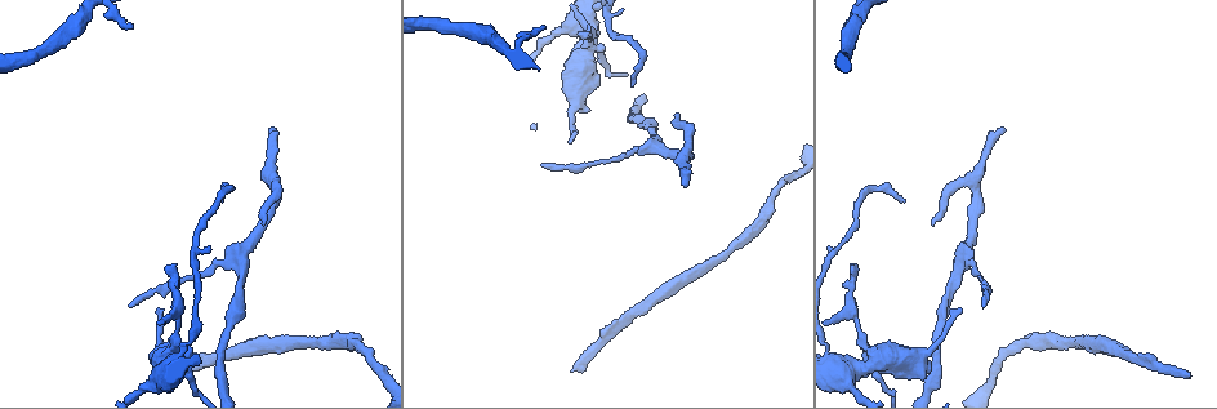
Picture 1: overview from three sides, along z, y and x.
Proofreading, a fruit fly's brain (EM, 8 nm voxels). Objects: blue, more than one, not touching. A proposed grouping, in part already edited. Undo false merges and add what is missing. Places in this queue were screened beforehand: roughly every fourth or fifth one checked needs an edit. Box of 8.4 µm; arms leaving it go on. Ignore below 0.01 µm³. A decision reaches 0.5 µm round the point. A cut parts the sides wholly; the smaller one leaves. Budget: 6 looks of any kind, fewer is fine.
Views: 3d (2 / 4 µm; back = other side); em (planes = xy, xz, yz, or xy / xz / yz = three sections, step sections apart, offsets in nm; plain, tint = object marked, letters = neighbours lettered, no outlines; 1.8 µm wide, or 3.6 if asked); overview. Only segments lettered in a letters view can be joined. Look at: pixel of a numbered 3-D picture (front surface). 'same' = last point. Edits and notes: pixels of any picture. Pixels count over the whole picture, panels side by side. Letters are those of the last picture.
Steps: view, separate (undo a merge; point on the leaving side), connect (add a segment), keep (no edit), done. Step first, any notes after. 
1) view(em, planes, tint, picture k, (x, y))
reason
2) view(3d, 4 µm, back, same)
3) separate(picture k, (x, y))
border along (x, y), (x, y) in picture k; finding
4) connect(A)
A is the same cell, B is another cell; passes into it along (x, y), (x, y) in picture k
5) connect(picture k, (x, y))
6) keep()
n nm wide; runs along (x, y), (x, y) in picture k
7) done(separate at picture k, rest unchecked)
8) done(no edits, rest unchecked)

view(3d, 4 µm, picture 1, (264, 224))
branch stops here

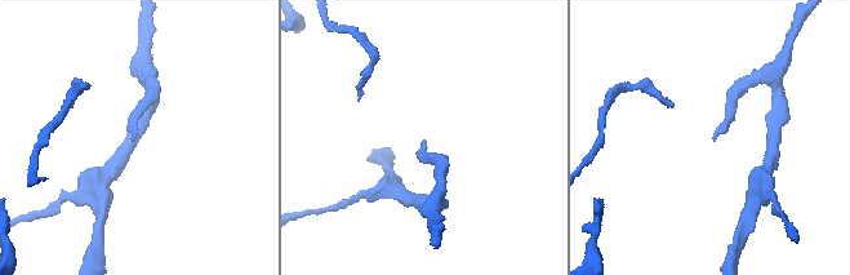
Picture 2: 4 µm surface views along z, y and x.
view(em, planes, letters, picture 2, (134, 140))
shape alone is not enough

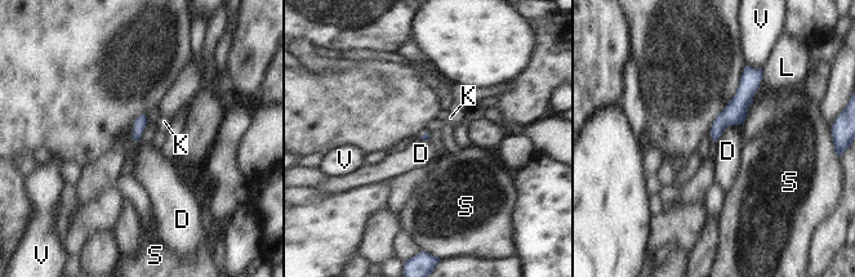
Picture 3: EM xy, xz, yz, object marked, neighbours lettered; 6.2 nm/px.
keep()
D, K, L, S and V are other cells; border along (743, 123), (729, 125), (715, 142) in picture 3; none of them fits

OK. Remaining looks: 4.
view(em, xz, step 8, letters, picture 1, (1004, 129))
thin end

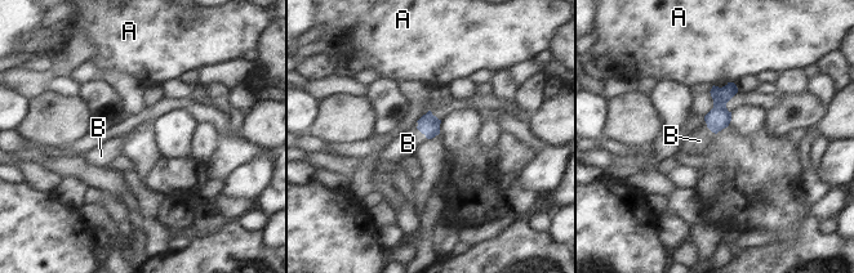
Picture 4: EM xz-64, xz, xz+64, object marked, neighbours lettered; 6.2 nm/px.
view(em, planes, letters, same)

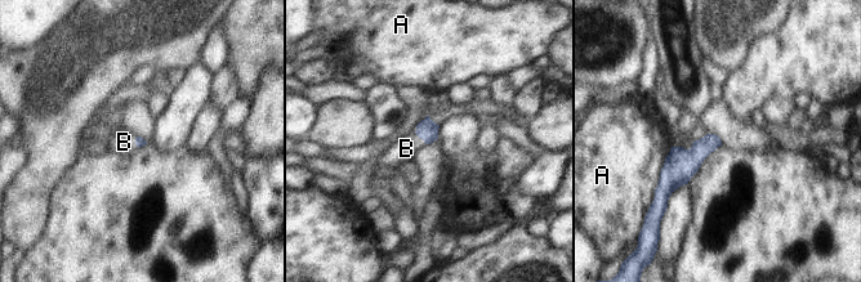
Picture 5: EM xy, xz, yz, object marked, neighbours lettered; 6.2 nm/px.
connect(B)
B is the same cell, A is another cell; passes into it along (427, 129), (418, 135), (406, 148) in picture 5; the neuron continues

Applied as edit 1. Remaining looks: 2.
view(overview)
see it whole again

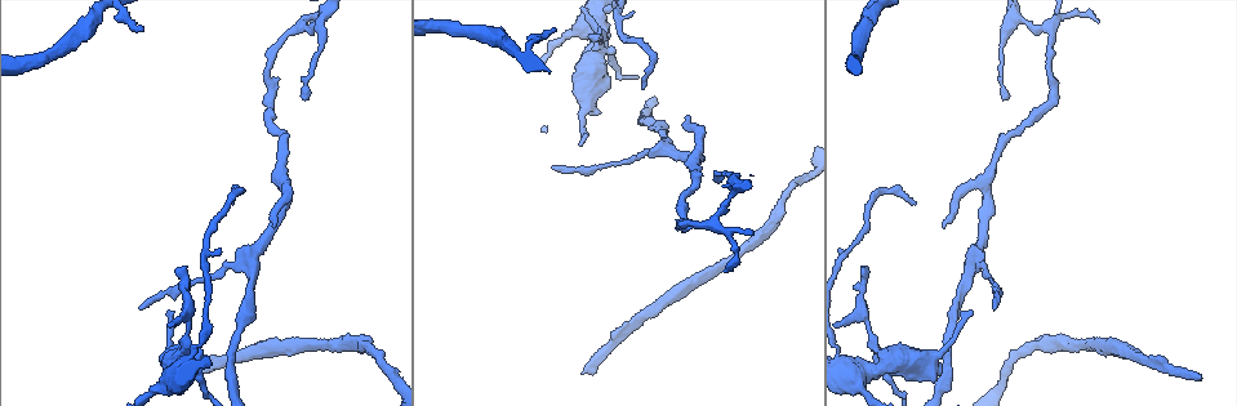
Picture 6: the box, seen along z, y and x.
view(em, planes, letters, picture 6, (995, 307))
tapers out

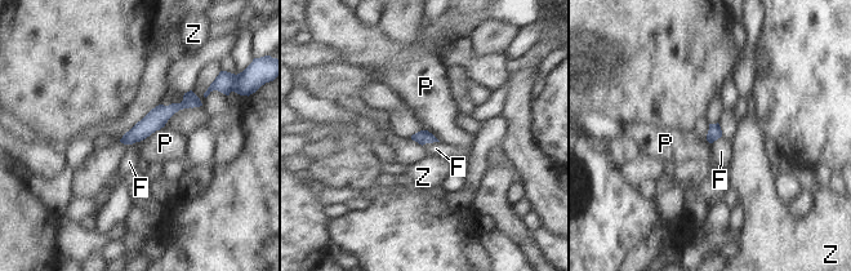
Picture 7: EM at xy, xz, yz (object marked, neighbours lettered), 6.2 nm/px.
keep()
F, P and Z are other cells; no lettered segment goes on from it

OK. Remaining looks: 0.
done(connect at picture 5, rest unchecked)

